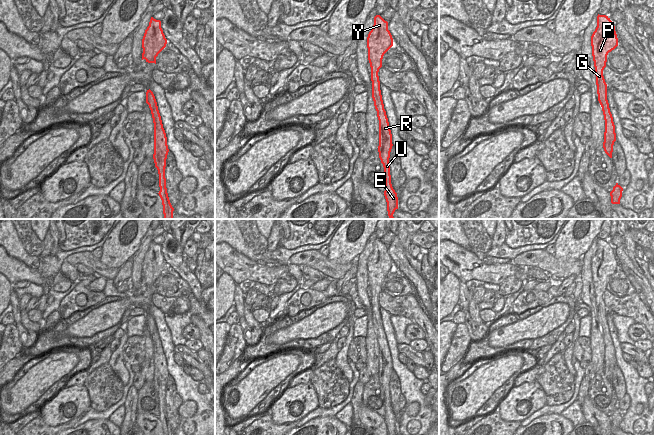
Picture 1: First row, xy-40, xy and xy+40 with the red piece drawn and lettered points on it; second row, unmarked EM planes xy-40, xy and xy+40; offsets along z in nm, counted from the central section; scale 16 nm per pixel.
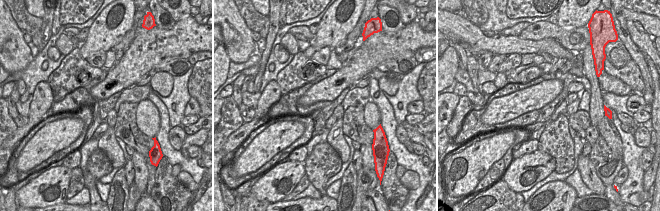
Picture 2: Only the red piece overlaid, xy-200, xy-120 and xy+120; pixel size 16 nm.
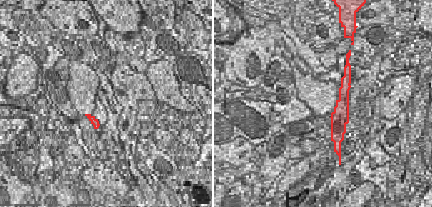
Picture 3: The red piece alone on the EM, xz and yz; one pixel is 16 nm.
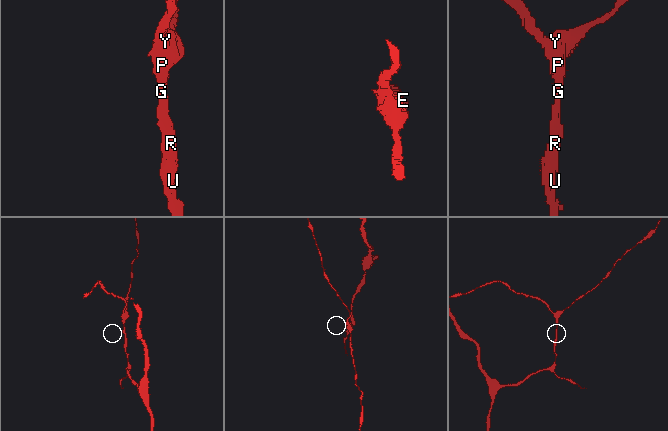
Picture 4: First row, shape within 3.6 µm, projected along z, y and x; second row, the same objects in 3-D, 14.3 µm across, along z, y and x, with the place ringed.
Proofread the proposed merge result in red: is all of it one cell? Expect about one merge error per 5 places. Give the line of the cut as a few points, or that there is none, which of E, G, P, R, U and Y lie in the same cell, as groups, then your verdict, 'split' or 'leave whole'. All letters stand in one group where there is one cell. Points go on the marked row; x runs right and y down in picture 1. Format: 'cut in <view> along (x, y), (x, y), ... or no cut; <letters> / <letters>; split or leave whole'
no cut; E G P R U Y; leave whole

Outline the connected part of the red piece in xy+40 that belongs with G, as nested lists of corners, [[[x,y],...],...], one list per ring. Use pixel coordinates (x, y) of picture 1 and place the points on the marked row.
[[[606,15],[597,16],[597,27],[591,36],[592,56],[595,67],[598,101],[602,107],[605,132],[603,148],[612,158],[613,145],[616,141],[615,125],[607,100],[607,84],[603,76],[607,55],[618,46],[618,38],[614,23]]]

